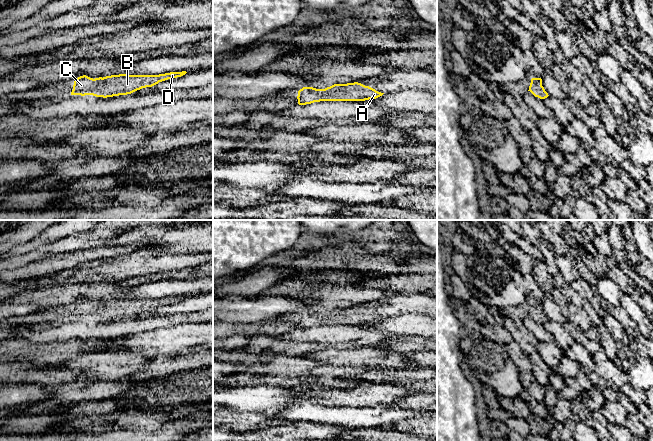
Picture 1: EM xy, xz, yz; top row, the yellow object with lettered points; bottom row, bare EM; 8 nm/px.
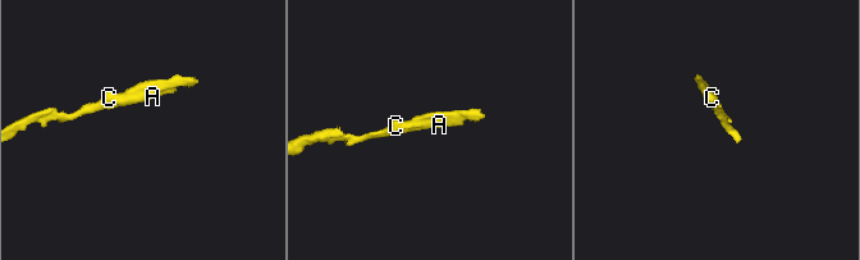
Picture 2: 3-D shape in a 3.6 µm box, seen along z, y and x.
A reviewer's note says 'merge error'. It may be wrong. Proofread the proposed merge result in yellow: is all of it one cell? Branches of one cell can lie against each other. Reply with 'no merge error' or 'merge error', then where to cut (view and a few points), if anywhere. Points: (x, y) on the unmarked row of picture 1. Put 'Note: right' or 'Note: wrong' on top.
Note: wrong
no merge error; cut none

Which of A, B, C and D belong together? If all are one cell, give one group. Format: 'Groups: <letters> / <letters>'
Groups: A B C D

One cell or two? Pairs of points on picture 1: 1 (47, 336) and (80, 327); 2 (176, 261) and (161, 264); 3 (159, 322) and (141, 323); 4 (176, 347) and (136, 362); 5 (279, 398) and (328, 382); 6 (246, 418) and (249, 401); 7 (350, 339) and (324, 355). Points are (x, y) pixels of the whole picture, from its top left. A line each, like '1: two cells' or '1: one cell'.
1: one cell
2: one cell
3: one cell
4: two cells
5: two cells
6: two cells
7: two cells

